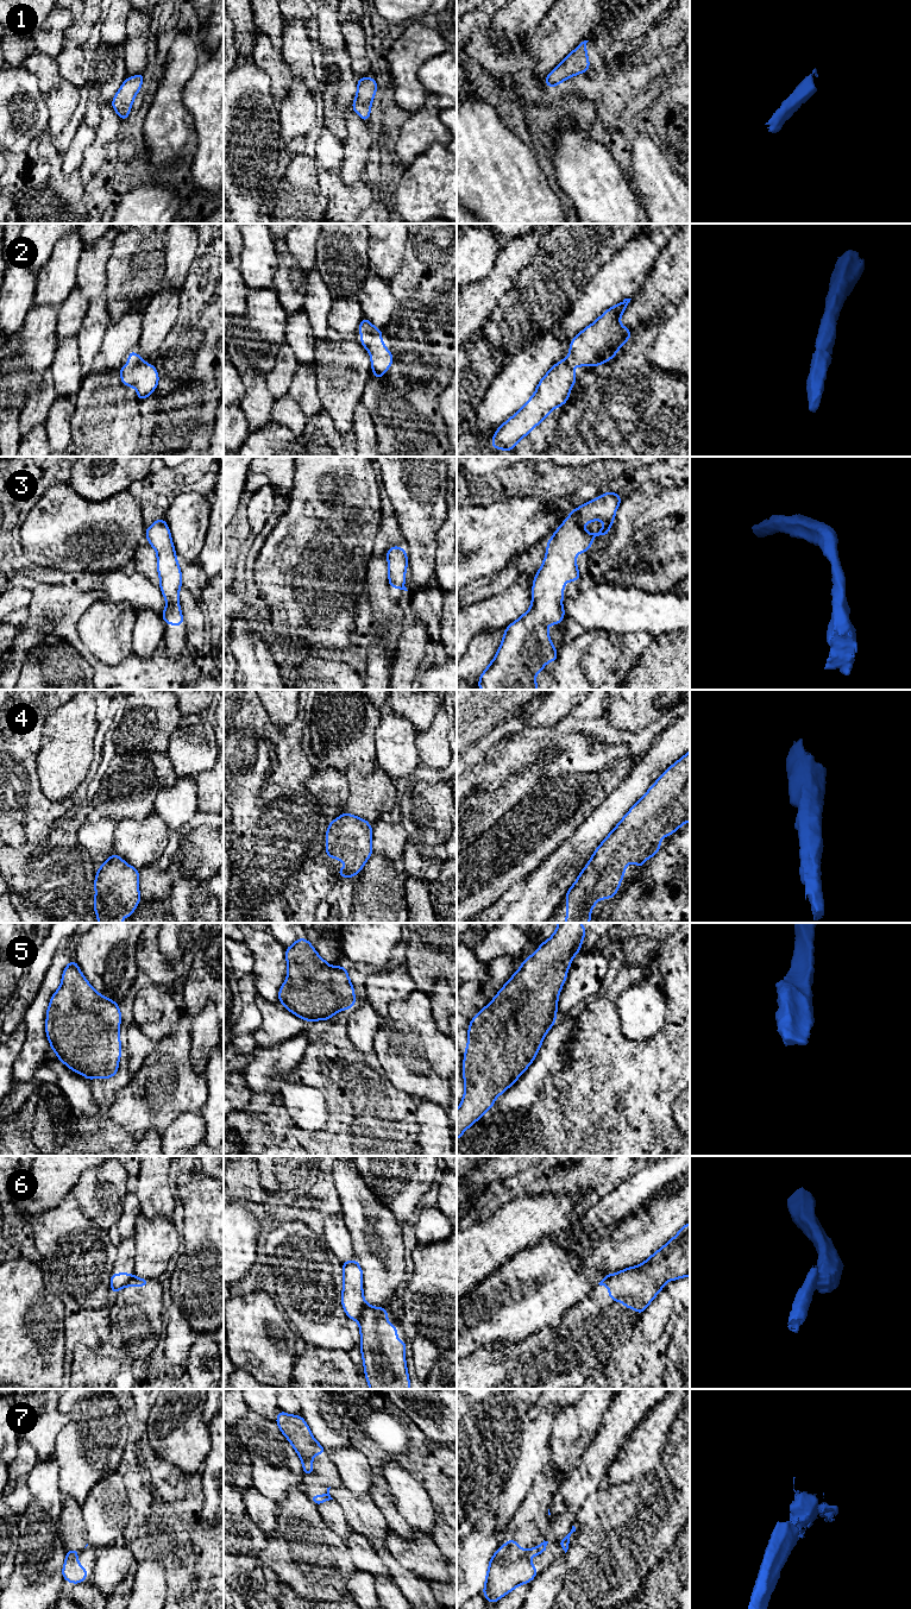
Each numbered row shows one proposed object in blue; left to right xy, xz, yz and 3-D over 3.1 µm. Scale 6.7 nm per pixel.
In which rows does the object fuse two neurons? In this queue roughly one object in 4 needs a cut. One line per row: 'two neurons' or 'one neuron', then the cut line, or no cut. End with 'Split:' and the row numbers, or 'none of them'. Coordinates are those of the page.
1: one neuron; no cut
2: one neuron; no cut
3: one neuron; no cut
4: one neuron; no cut
5: one neuron; no cut
6: two neurons; cut in xz along (365, 1303), (358, 1321)
7: one neuron; no cut
Split: 6

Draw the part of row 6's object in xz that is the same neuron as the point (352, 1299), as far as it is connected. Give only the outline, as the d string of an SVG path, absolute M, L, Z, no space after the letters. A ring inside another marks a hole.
M357 1259L343 1262L343 1308L348 1319L359 1321L365 1306L363 1270Z

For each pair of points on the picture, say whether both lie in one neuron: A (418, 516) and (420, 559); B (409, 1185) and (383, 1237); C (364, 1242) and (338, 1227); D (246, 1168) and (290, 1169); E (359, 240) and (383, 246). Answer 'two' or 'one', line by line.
A: one
B: two
C: two
D: two
E: two

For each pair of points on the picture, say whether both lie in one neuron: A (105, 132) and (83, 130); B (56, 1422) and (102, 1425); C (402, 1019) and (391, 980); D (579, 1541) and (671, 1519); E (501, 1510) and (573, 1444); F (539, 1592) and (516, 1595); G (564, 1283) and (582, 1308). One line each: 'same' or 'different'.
A: different
B: different
C: different
D: same
E: different
F: different
G: different

